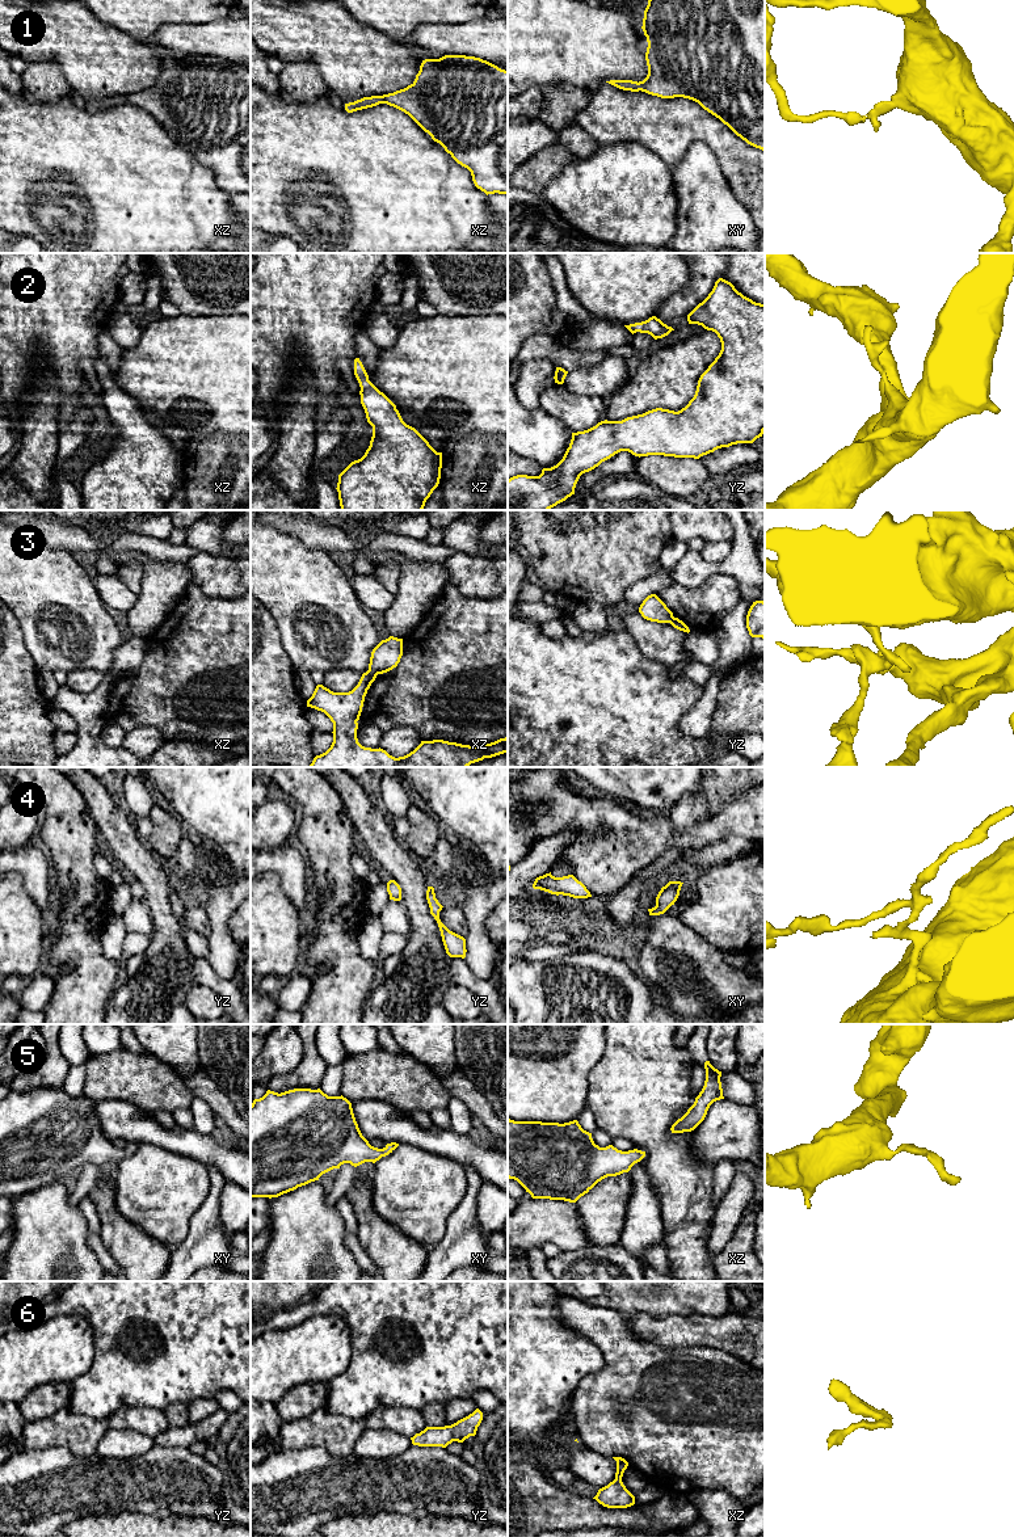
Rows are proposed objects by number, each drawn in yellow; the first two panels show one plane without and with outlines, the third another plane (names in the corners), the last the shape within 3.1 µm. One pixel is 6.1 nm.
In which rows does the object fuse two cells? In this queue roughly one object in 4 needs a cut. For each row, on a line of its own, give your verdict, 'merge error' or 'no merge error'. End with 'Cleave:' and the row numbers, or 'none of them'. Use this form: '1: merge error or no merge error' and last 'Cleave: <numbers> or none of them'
1: no merge error
2: no merge error
3: merge error
4: no merge error
5: no merge error
6: no merge error
Cleave: 3

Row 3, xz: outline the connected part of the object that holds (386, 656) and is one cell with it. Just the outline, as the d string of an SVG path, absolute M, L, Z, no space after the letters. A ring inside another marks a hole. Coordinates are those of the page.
M390 636L382 640L371 652L369 670L378 675L397 666L403 656L403 639Z

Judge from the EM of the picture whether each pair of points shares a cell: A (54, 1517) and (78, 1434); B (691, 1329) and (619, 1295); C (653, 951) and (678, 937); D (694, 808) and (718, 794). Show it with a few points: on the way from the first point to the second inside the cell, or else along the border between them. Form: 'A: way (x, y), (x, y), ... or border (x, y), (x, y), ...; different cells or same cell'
A: border (42, 1448), (67, 1448), (76, 1456), (96, 1453); different cells
B: border (636, 1313), (653, 1317), (697, 1316); different cells
C: way (660, 951), (664, 951), (672, 943); same cell
D: way (699, 807), (712, 796); same cell

